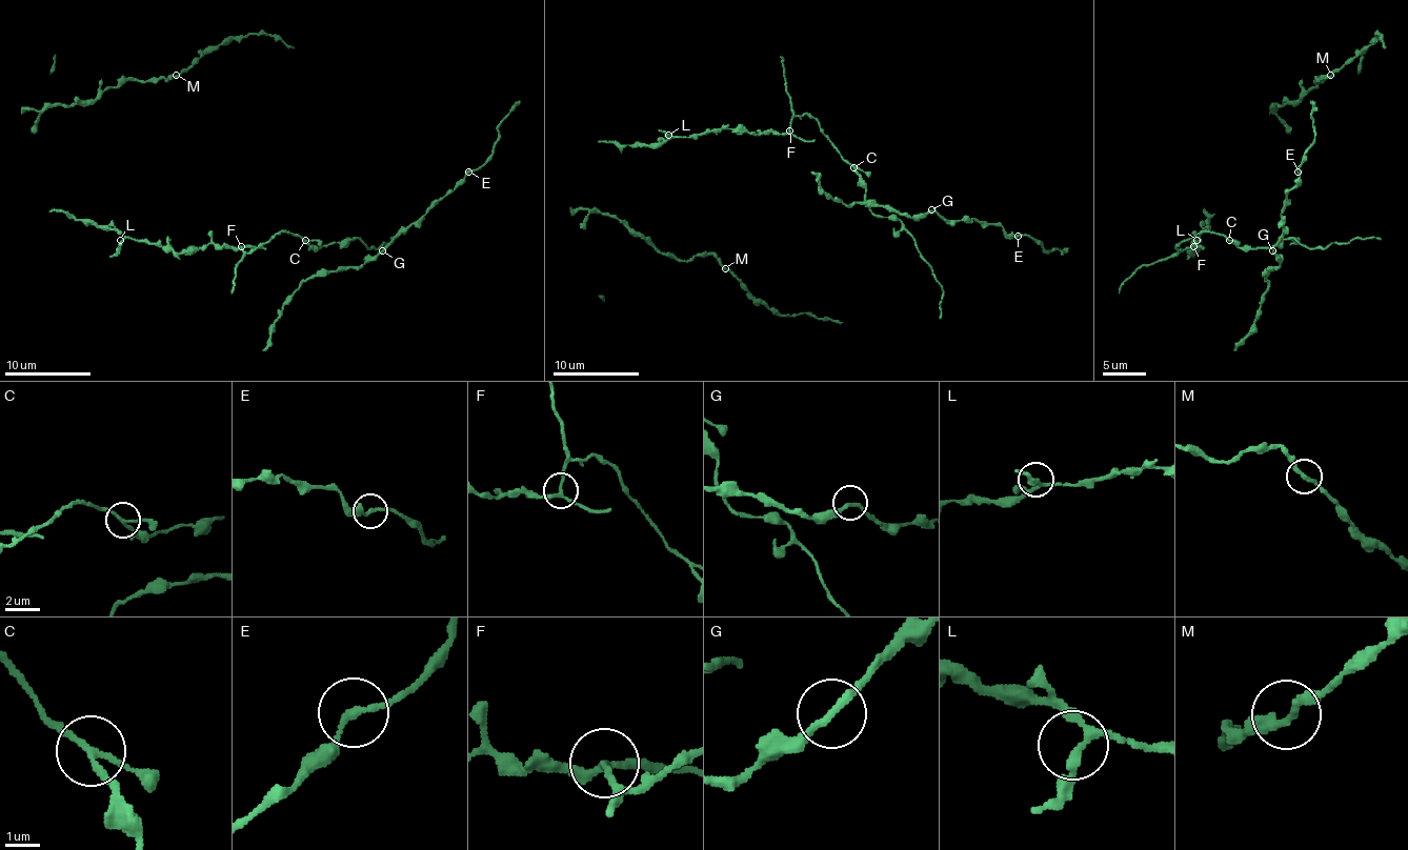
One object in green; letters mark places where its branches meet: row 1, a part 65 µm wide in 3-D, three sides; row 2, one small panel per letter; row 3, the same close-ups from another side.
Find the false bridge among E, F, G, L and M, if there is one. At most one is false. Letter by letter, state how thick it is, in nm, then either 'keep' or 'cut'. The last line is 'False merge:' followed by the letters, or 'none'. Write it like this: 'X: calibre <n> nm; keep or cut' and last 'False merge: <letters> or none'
E: calibre 190 nm; keep
F: calibre 190 nm; cut
G: calibre 200 nm; keep
L: calibre 190 nm; keep
M: calibre 220 nm; keep
False merge: F

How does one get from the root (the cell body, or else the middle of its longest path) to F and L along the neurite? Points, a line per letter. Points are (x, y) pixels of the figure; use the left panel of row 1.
F: (155, 242), (169, 246), (176, 253), (193, 253), (208, 244), (240, 246)
L: (155, 242), (128, 238), (120, 240)

